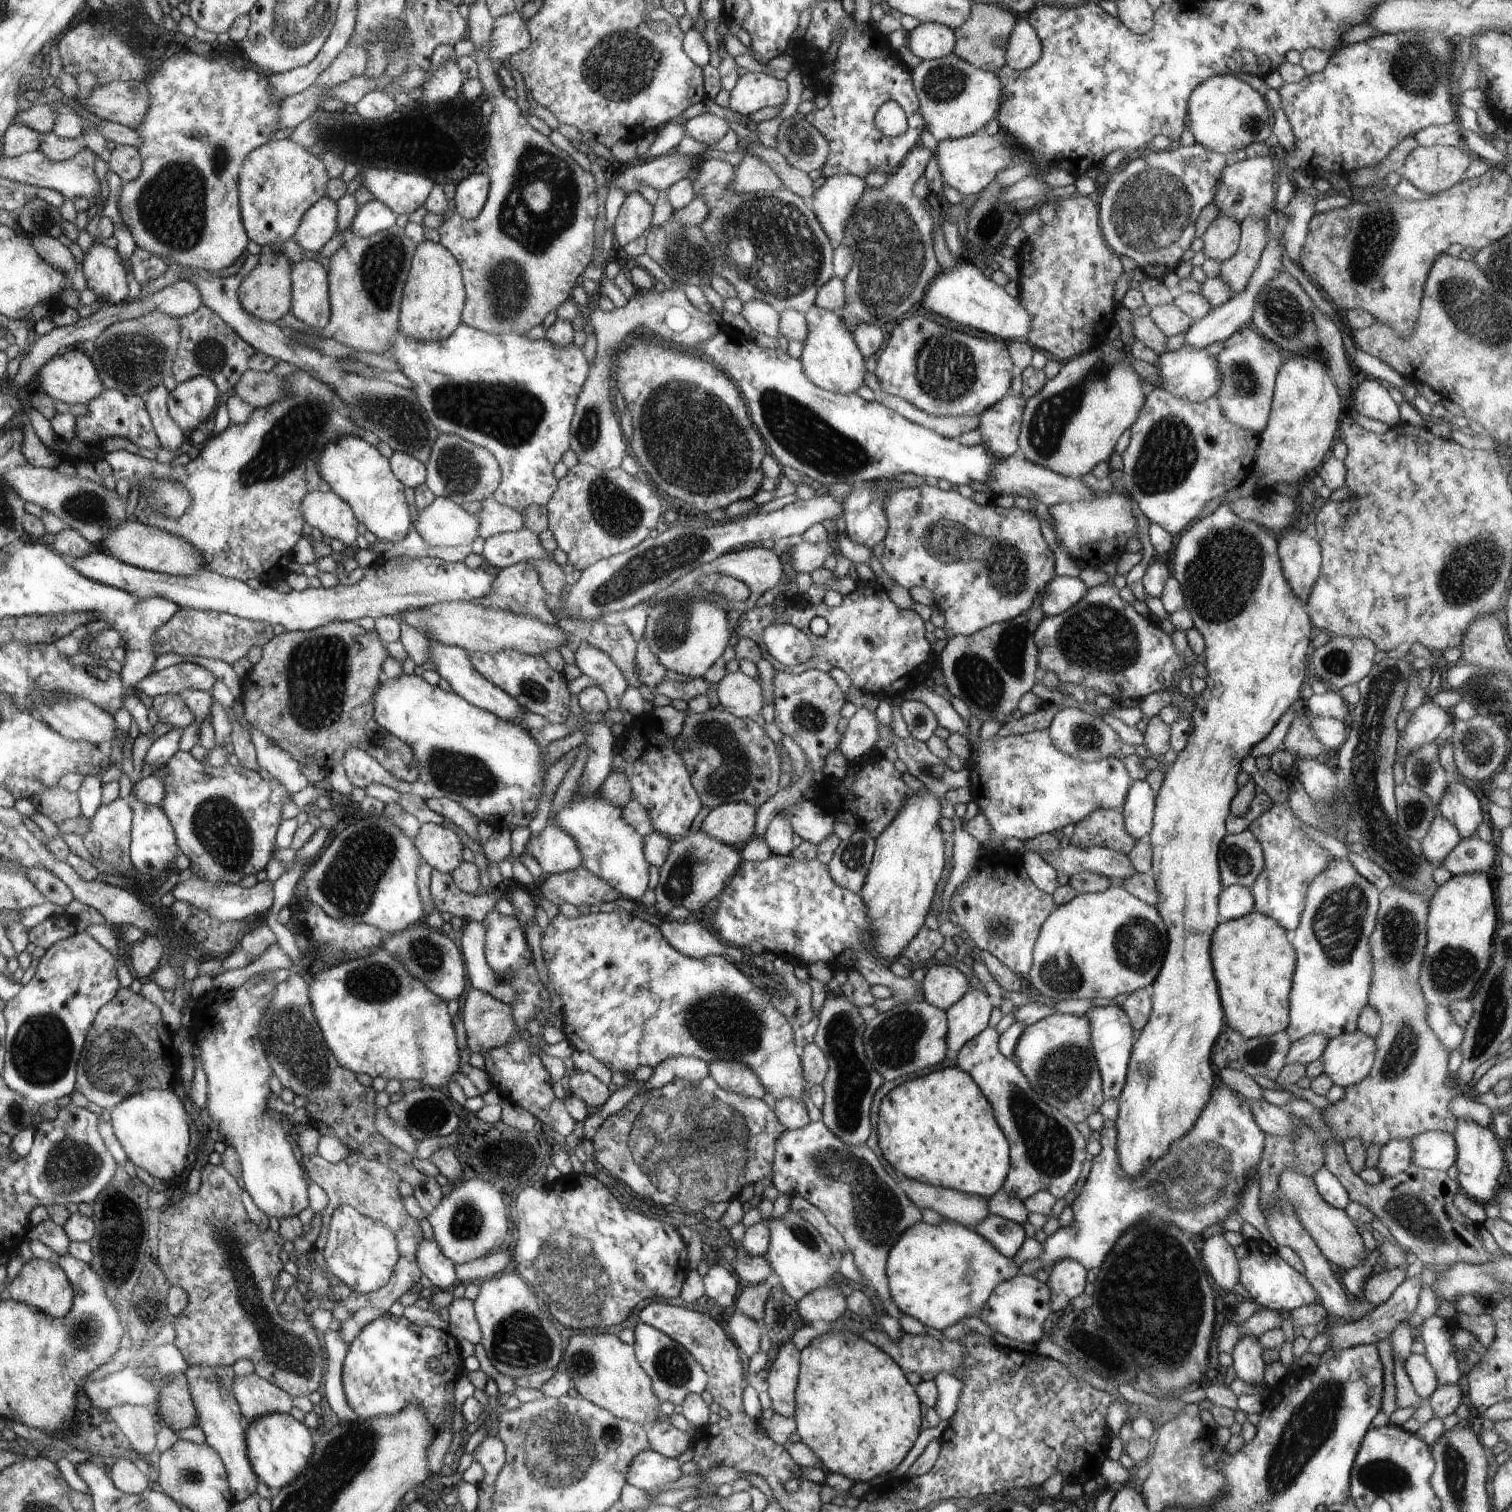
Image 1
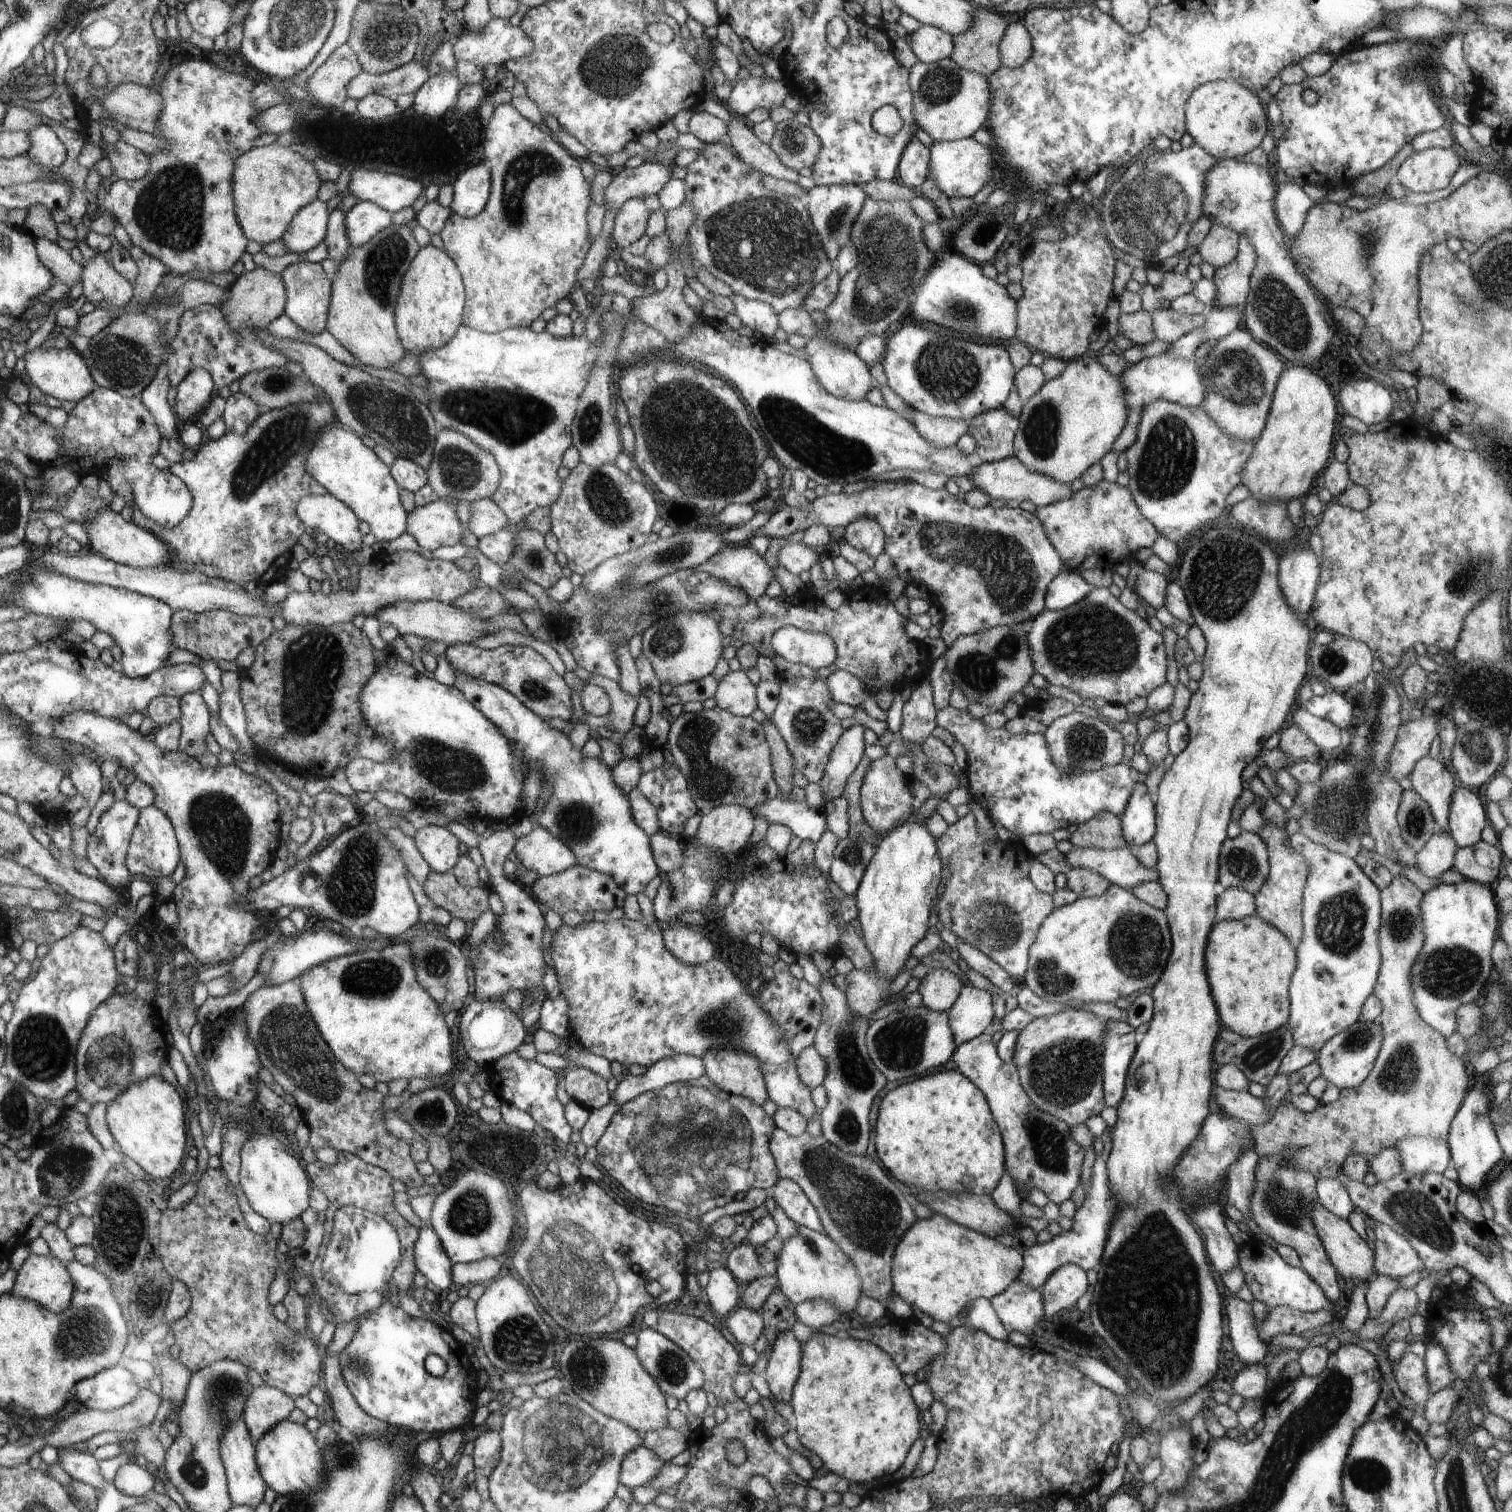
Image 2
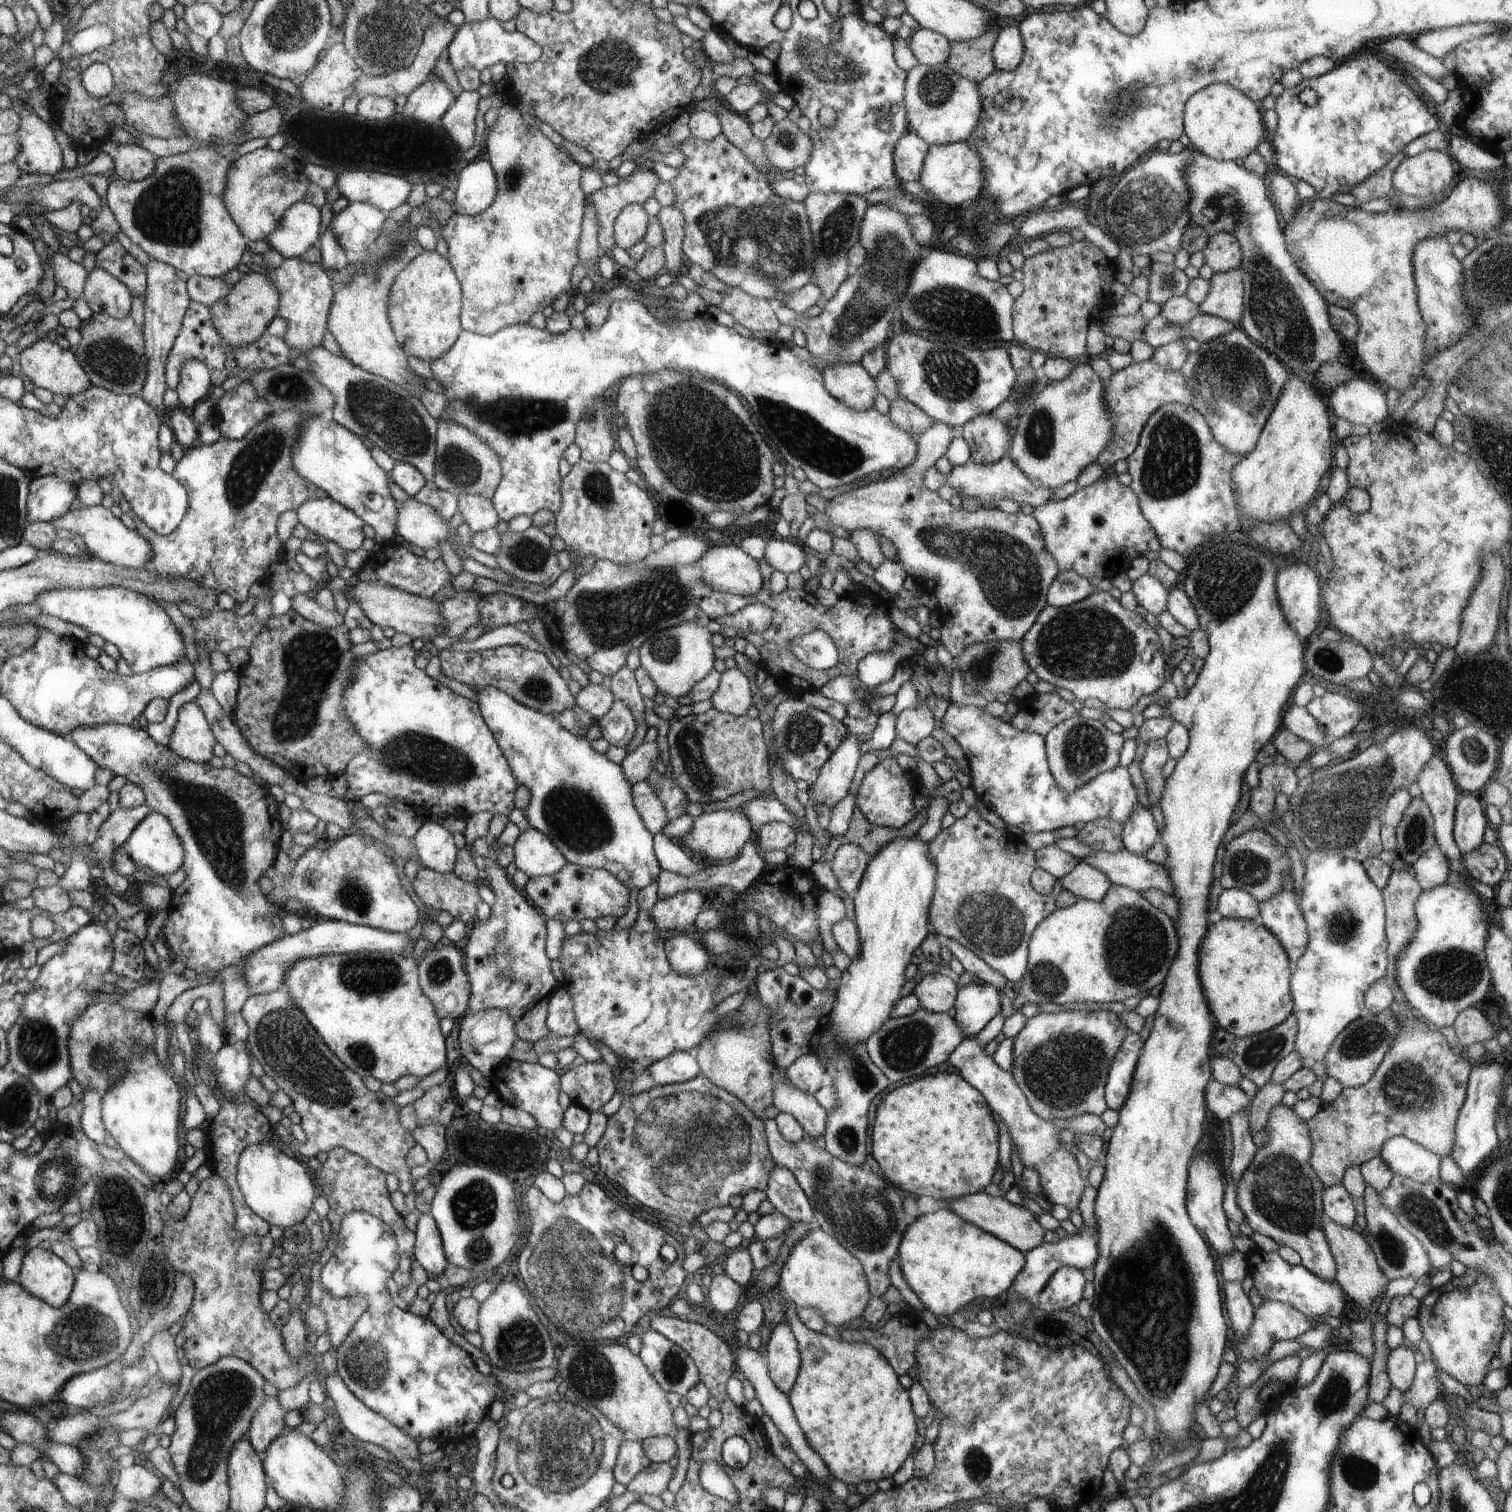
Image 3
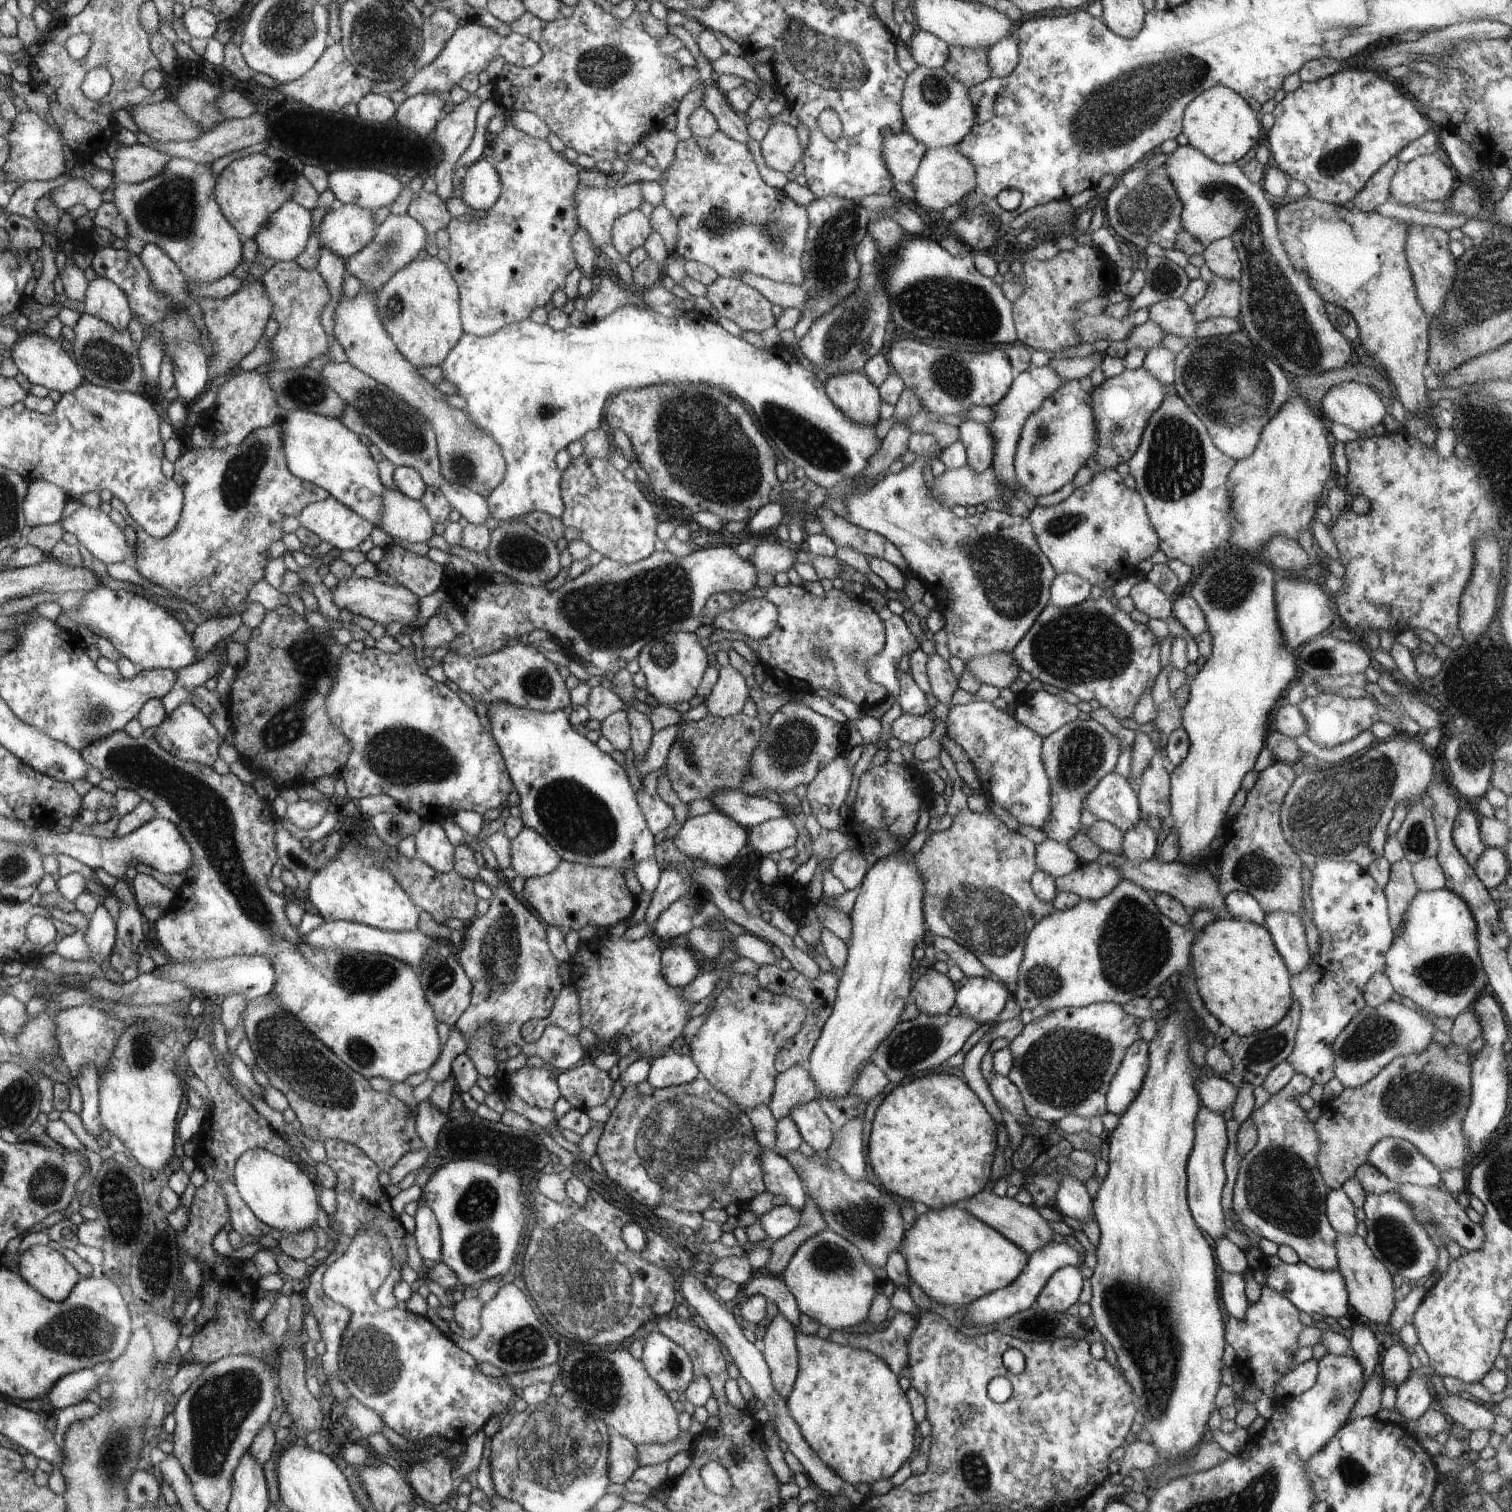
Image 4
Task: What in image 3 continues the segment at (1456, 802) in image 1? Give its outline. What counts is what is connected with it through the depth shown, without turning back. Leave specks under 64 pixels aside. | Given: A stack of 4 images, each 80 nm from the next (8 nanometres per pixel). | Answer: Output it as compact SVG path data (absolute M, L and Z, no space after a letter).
M1462 792L1455 808L1453 824L1453 837L1462 853L1471 853L1484 843L1483 834L1488 825L1480 801L1472 793Z

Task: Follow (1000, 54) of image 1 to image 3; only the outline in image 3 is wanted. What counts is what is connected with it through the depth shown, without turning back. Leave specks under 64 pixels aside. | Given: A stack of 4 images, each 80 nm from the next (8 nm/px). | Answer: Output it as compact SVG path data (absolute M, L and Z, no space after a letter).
M995 20L995 26L974 41L952 41L949 57L947 58L948 66L952 71L972 82L979 83L984 80L996 70L993 59L993 46L997 39L996 34L998 34L998 26L996 26Z

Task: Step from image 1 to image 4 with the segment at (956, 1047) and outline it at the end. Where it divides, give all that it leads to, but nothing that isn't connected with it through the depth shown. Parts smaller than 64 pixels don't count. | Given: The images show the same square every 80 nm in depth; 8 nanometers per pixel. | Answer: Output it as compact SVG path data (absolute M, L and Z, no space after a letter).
M980 975L968 977L966 984L957 991L955 1003L959 1006L960 1014L976 1019L982 1025L989 1020L996 1021L1009 999L1010 994L1000 979L993 975L992 977Z

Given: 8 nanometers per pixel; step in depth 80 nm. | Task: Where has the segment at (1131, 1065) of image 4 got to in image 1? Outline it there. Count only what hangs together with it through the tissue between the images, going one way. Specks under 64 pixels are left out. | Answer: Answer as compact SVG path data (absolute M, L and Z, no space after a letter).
M1097 1006L1086 1014L1091 1024L1091 1043L1097 1060L1105 1100L1118 1098L1124 1088L1130 1055L1133 1049L1134 1029L1121 1006Z

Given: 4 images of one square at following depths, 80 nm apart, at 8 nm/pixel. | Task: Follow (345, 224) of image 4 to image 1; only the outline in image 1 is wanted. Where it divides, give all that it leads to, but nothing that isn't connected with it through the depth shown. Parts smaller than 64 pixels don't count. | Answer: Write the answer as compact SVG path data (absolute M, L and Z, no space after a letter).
M376 199L368 201L359 207L352 221L353 235L360 238L371 237L373 234L396 225L395 222L398 217L399 215L383 202Z

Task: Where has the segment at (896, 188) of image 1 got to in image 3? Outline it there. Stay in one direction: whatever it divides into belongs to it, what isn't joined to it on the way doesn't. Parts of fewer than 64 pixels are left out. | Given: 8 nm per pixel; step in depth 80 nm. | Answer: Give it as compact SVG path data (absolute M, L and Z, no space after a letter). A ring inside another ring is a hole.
M911 130L899 138L893 152L894 173L902 183L918 181L928 151L929 144ZM870 205L861 223L860 244L868 249L868 258L862 266L854 268L843 282L839 292L822 305L819 316L806 318L786 306L778 306L776 314L781 324L800 328L807 335L808 352L822 358L825 366L840 363L860 363L864 356L886 342L888 326L898 308L900 296L906 290L915 264L929 253L921 247L911 233L910 218L888 206Z

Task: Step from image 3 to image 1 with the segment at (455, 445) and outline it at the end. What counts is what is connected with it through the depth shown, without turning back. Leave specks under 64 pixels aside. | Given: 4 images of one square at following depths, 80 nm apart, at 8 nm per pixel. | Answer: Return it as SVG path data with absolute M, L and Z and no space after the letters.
M442 433L433 442L431 455L425 467L426 486L429 486L435 496L451 498L462 506L466 506L472 500L478 502L486 500L494 494L502 482L502 467L495 455L460 435Z

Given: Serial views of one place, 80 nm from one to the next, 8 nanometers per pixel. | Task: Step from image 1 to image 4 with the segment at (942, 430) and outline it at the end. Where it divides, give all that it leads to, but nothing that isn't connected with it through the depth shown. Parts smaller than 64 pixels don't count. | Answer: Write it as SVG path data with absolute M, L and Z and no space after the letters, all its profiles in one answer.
M918 457L909 467L906 466L899 474L890 474L872 489L865 492L863 495L853 497L845 506L848 513L848 522L860 528L866 529L884 535L906 559L910 572L916 576L916 583L923 586L925 589L930 589L938 599L936 609L945 617L946 623L944 630L947 632L948 646L952 655L961 658L964 662L972 660L977 656L991 655L992 653L1010 653L1011 650L1020 642L1021 638L1032 628L1032 624L1038 614L1042 612L1050 604L1049 588L1057 572L1050 564L1046 555L1040 550L1036 535L1034 534L1032 525L1026 517L1014 516L1004 511L989 511L988 509L982 513L976 513L973 516L966 516L964 519L959 518L951 510L942 507L932 496L927 484L924 482L923 466L928 462L928 457Z

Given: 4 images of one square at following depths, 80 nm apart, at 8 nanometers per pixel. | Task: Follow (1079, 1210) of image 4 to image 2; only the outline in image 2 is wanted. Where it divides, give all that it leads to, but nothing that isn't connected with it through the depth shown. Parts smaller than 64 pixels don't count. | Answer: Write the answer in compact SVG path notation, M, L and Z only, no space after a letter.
M982 1033L959 1044L952 1055L957 1071L984 1093L1003 1138L1006 1167L1010 1169L1014 1185L1024 1184L1028 1190L1037 1186L1049 1200L1060 1205L1065 1200L1071 1200L1081 1181L1080 1169L1085 1152L1072 1140L1068 1123L1041 1111L1032 1102L1021 1085L1016 1067L999 1057L991 1037Z

